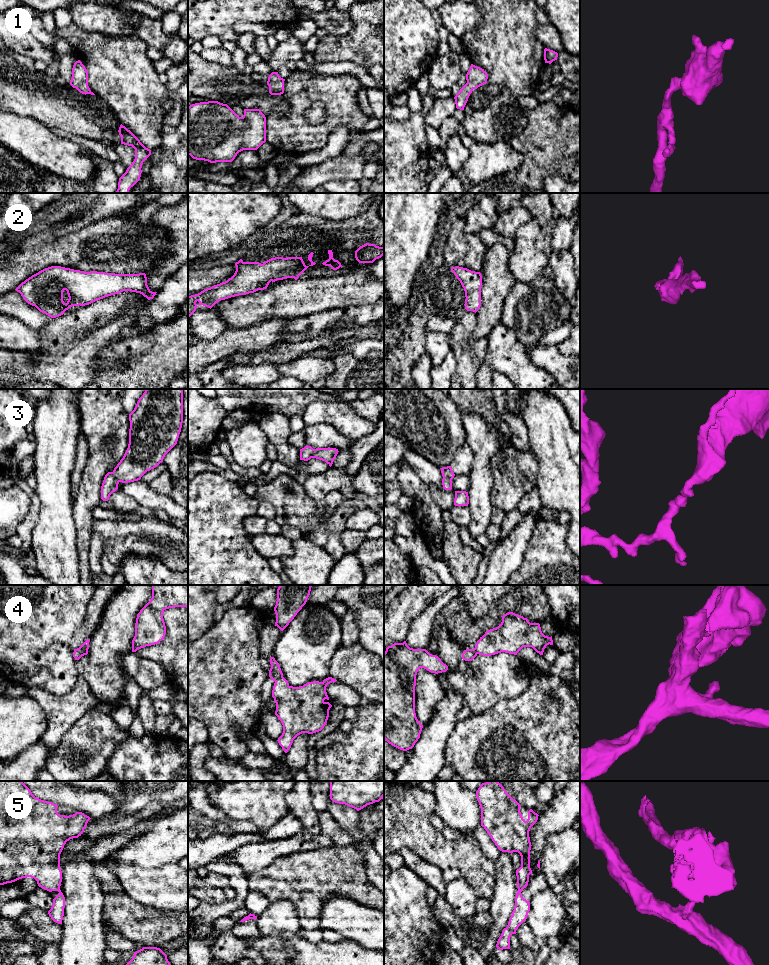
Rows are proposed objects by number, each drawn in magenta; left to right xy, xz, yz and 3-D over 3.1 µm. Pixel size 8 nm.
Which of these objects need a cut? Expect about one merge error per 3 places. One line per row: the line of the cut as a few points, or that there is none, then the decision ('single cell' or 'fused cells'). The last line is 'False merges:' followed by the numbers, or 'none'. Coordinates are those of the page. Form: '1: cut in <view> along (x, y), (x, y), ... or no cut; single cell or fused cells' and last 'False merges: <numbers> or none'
1: no cut; single cell
2: no cut; single cell
3: no cut; single cell
4: cut in xz along (282, 675), (275, 681); fused cells
5: cut in yz along (518, 889), (521, 890); fused cells
False merges: 4, 5

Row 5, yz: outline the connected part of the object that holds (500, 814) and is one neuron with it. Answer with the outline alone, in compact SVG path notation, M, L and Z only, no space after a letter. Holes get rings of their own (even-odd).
M498 781L482 783L476 791L481 808L481 826L502 852L518 852L521 867L516 870L517 888L523 890L529 882L531 842L529 831L537 822L538 814L528 811L525 821L520 812L521 805L513 799Z

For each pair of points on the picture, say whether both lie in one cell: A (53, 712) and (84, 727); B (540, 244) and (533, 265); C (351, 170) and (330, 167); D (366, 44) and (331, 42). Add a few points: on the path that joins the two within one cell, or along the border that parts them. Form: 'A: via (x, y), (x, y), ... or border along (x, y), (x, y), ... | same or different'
A: border along (93, 708), (80, 717), (63, 735), (60, 741) | different
B: border along (540, 227), (535, 247), (549, 256) | different
C: via (346, 168), (335, 168) | same
D: via (357, 44), (340, 44) | same

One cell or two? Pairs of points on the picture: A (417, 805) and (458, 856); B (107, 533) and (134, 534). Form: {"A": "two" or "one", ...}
{"A": "one", "B": "one"}

